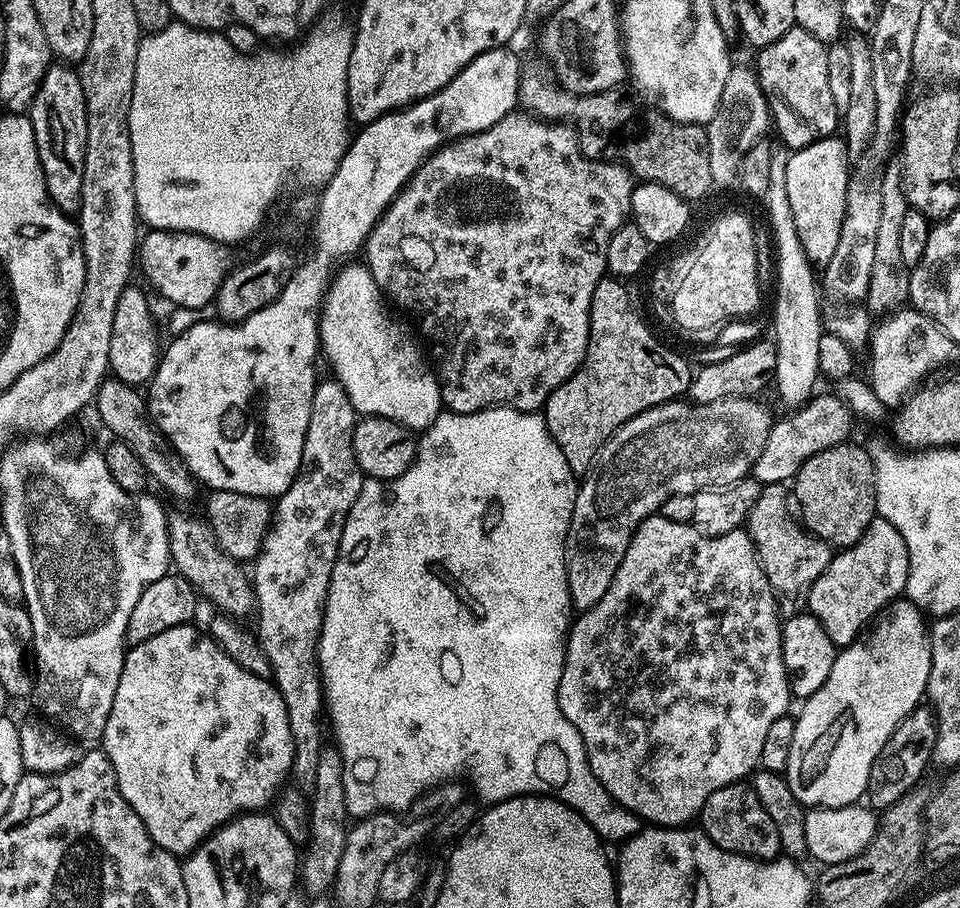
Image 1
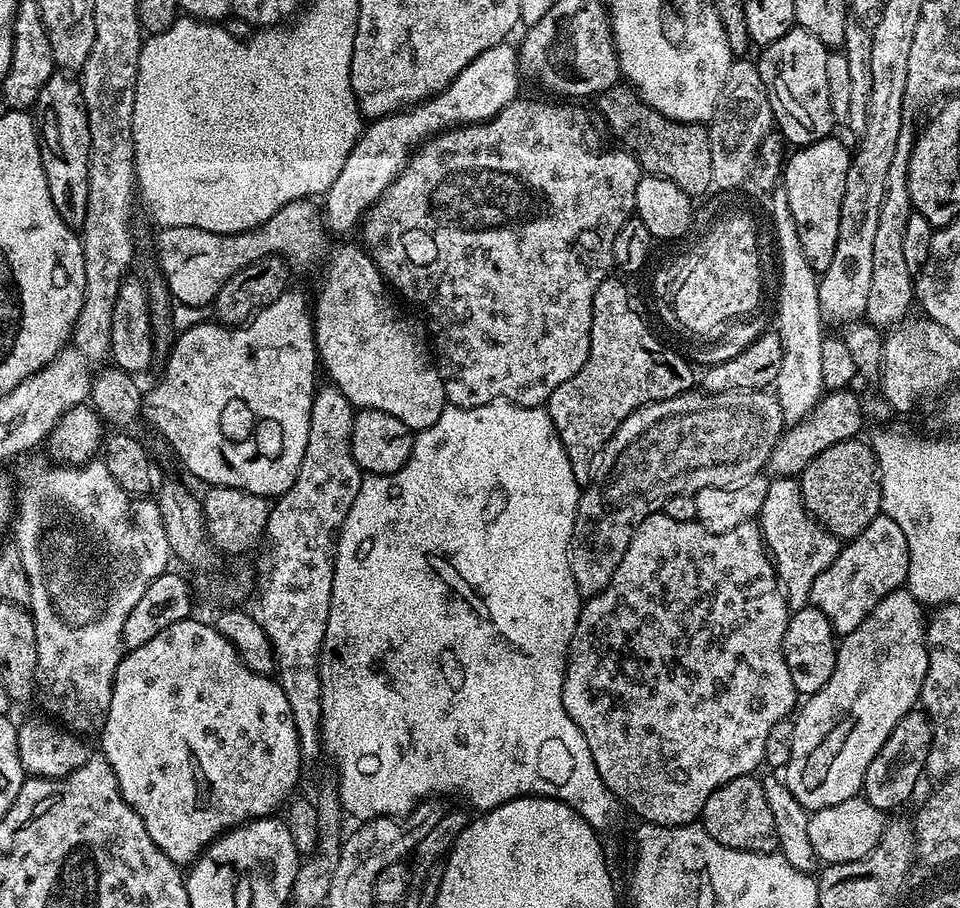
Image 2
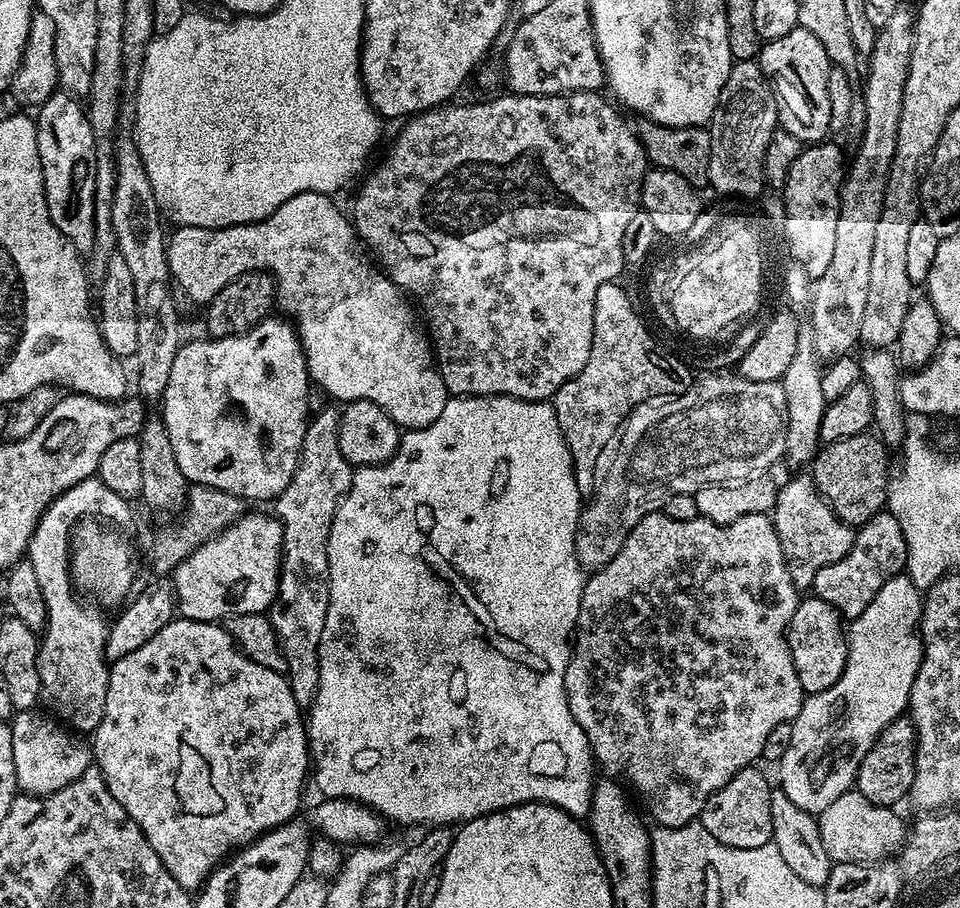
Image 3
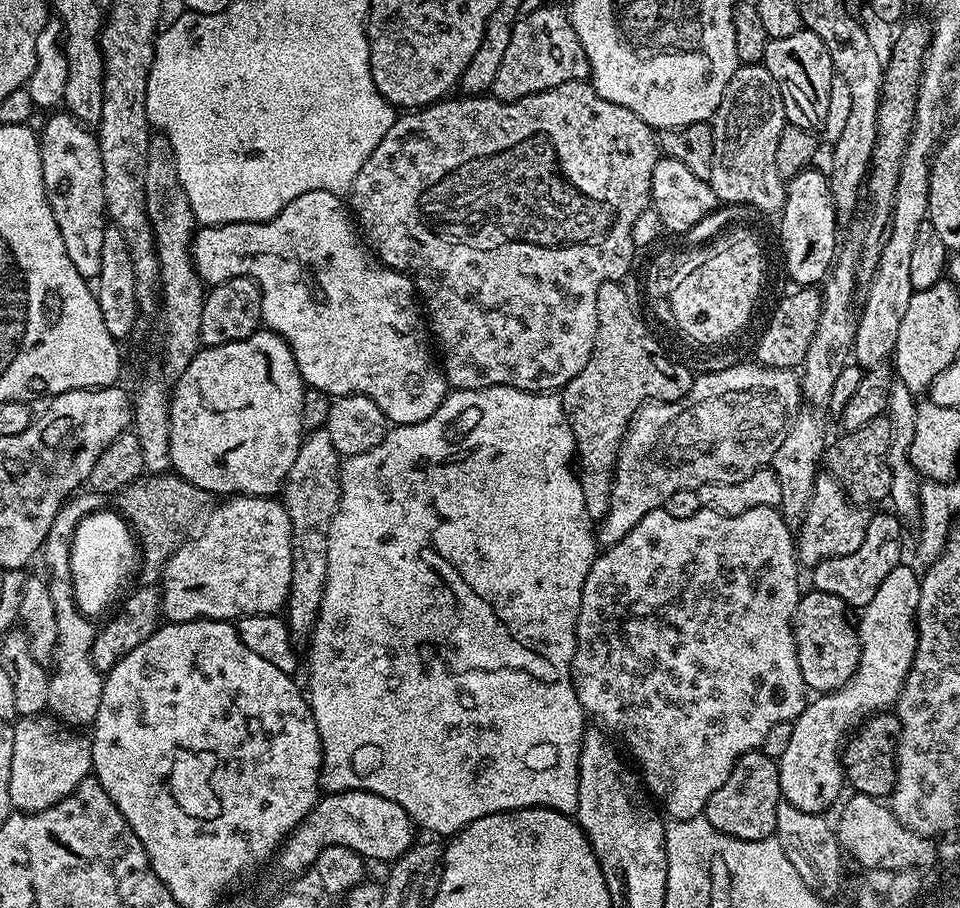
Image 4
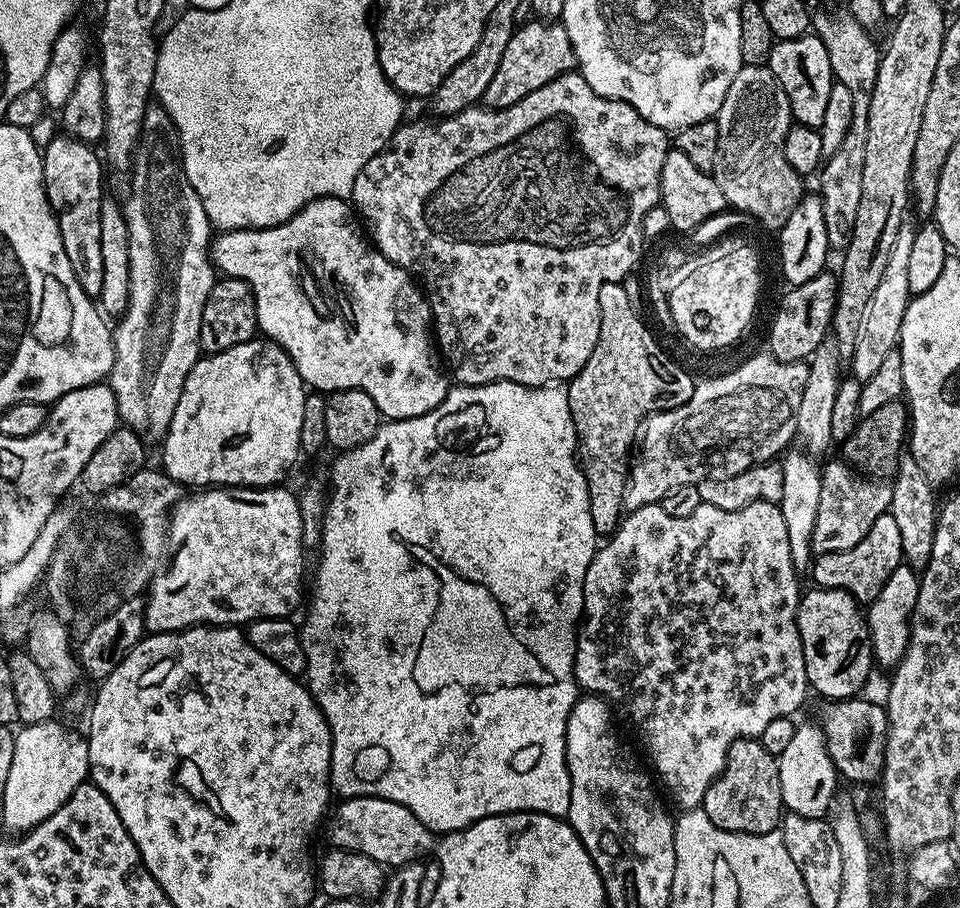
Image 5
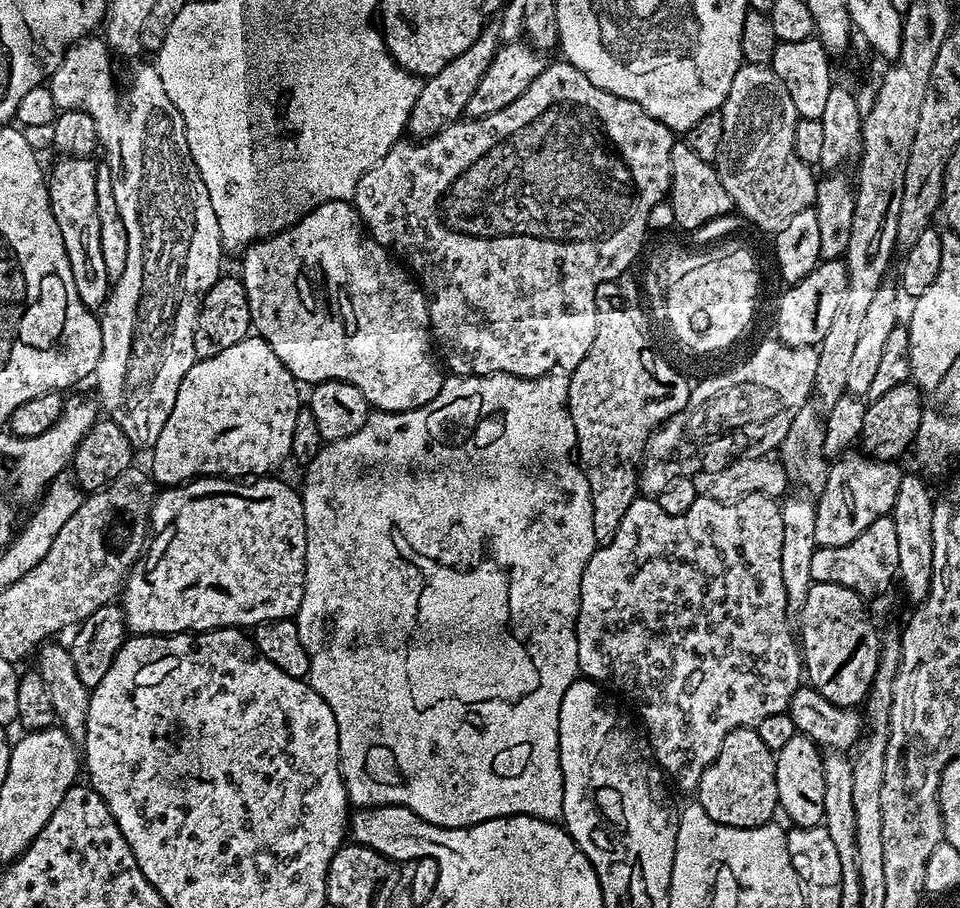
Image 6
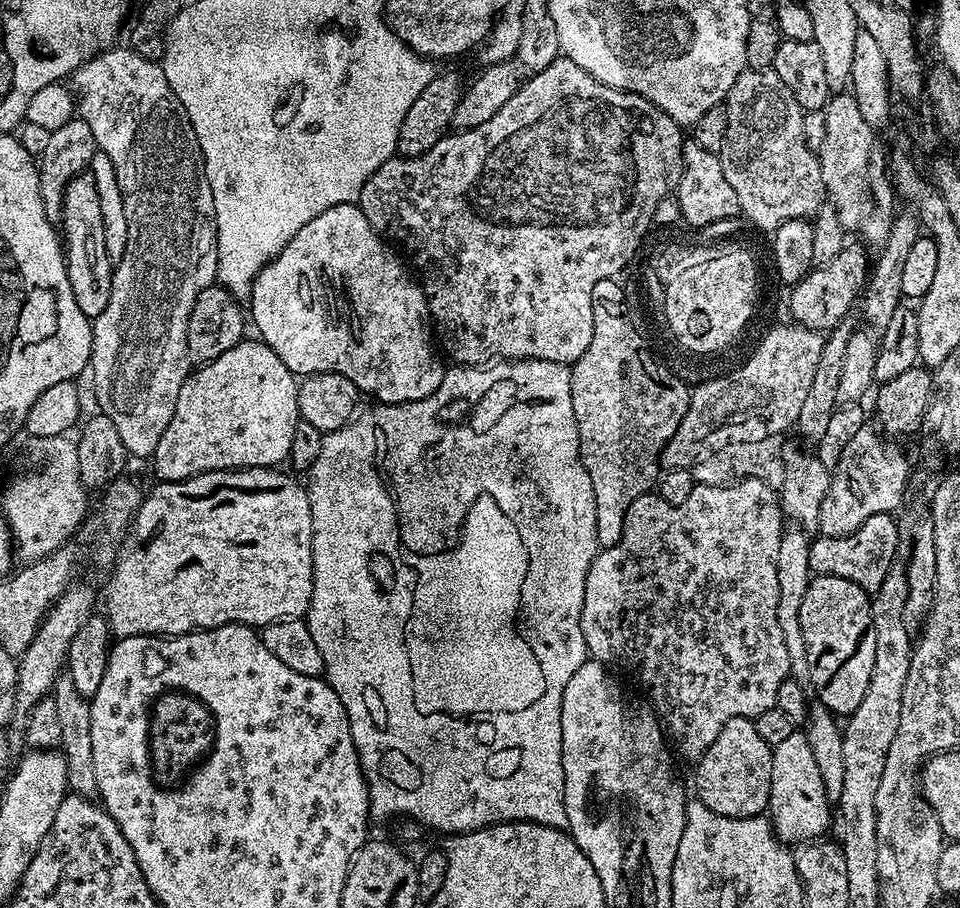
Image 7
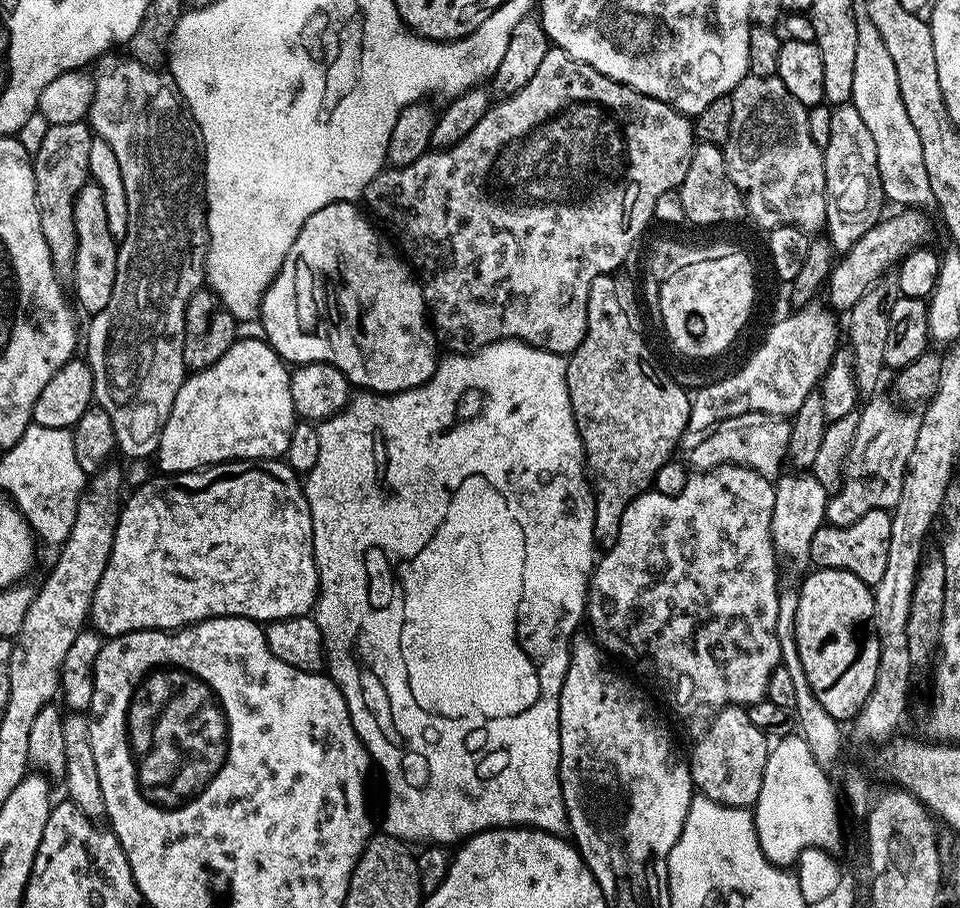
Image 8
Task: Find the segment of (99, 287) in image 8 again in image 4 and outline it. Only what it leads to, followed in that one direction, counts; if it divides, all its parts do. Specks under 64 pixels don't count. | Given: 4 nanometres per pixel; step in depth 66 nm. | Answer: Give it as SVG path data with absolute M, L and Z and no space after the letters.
M67 110L51 113L46 126L38 134L42 178L54 222L58 222L58 234L62 234L62 246L74 262L74 270L82 278L94 282L102 270L102 238L106 227L104 187L102 186L102 154L100 142L85 125L80 124Z

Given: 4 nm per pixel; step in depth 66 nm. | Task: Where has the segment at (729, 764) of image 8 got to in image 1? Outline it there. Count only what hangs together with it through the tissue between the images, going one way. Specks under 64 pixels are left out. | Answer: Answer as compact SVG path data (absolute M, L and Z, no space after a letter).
M737 782L722 786L722 790L714 790L714 794L710 794L702 806L698 824L713 842L727 852L765 862L781 855L778 826L774 826L762 802L758 802L758 794L754 794L751 783Z

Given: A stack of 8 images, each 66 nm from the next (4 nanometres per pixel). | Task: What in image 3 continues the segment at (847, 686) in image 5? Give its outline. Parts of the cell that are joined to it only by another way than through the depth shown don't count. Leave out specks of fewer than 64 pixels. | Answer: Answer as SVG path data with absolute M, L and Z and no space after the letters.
M815 594L809 595L809 600L801 599L790 618L786 635L788 649L794 658L794 670L805 693L821 692L838 682L846 666L848 638L845 621L834 606L820 600Z

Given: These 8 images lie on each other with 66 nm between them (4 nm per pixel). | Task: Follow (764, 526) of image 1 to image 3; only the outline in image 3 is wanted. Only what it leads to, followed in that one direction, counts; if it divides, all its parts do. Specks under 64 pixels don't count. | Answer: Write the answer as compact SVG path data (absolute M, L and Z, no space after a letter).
M811 475L793 476L796 476L793 480L779 485L776 505L772 507L770 515L772 525L782 542L782 554L786 558L786 566L794 586L797 590L808 590L814 582L814 574L818 574L822 566L838 562L838 558L842 558L848 553L850 546L854 546L857 529L838 519L824 497L814 490Z

